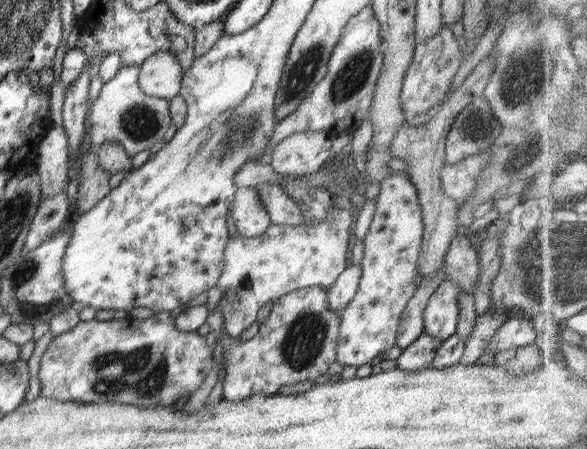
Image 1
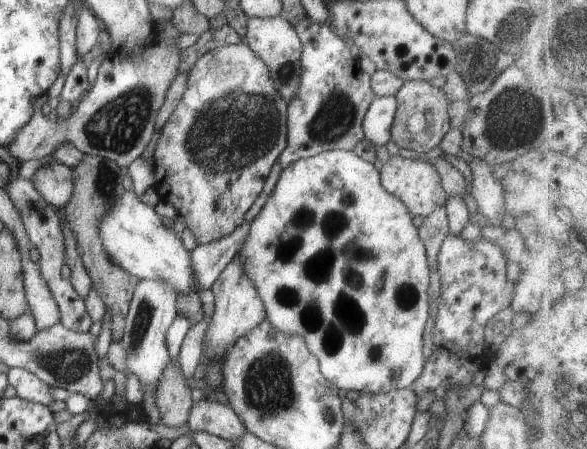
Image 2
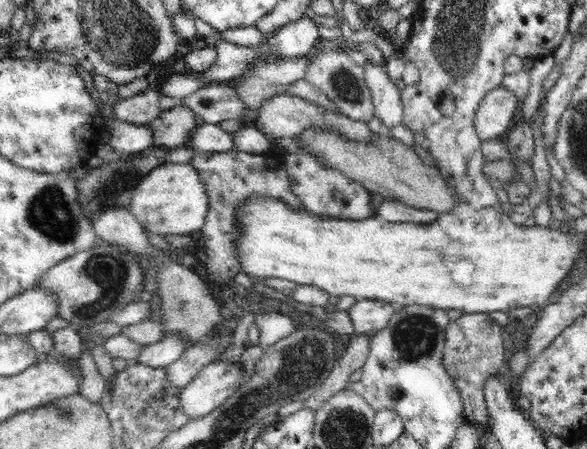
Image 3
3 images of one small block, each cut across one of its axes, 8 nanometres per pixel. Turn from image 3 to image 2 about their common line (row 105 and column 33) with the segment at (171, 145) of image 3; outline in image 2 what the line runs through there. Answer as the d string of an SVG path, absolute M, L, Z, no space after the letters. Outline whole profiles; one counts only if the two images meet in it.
M58 161L46 164L43 168L38 168L36 174L32 174L32 184L38 190L38 194L44 198L48 204L62 208L69 204L70 196L74 192L74 182L72 182L72 169L64 166Z

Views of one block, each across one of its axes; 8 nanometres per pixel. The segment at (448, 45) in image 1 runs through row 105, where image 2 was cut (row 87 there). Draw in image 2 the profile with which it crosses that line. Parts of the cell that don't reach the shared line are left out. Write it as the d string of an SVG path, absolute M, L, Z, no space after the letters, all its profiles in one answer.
M405 81L404 86L395 94L398 106L391 126L391 139L399 148L408 148L420 157L440 144L451 129L448 116L448 98L438 87L429 81Z

